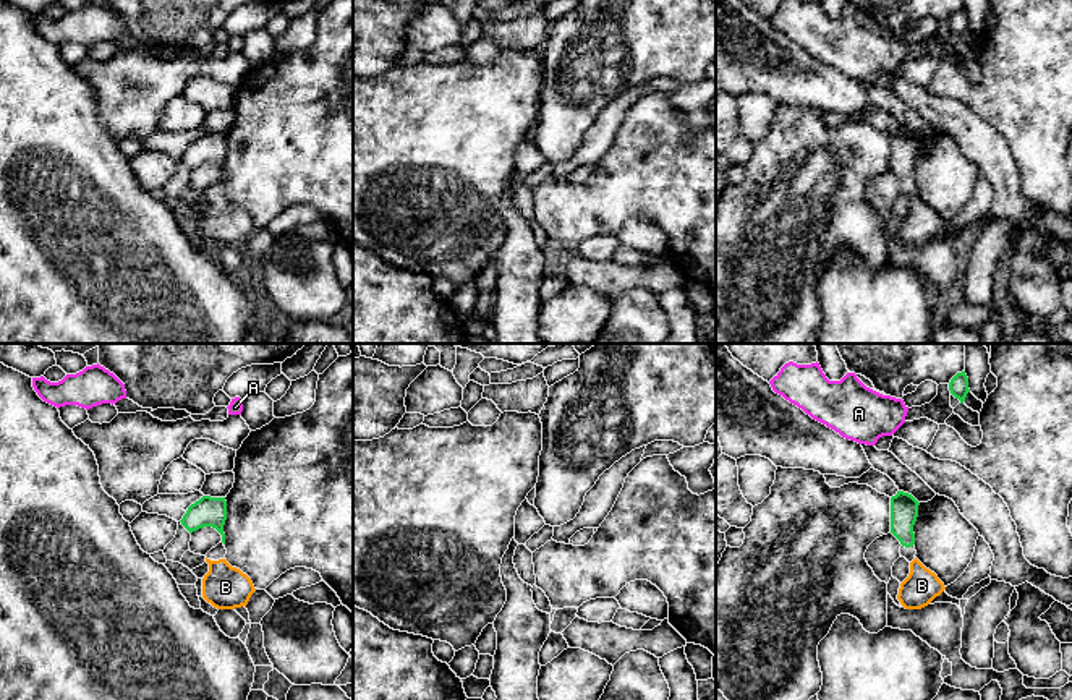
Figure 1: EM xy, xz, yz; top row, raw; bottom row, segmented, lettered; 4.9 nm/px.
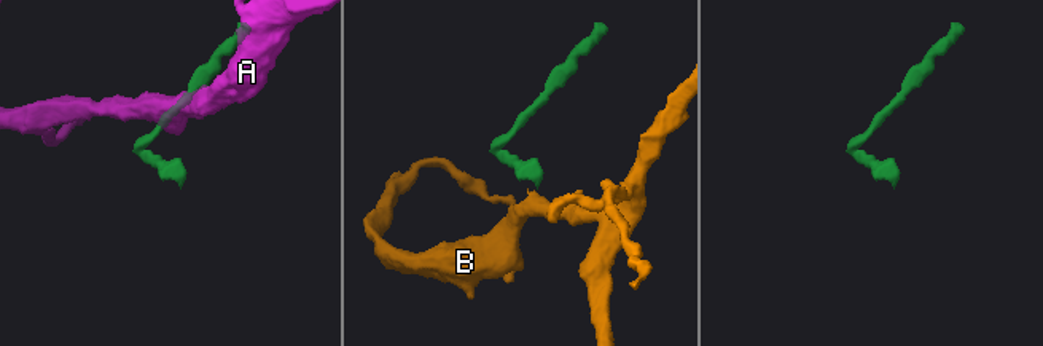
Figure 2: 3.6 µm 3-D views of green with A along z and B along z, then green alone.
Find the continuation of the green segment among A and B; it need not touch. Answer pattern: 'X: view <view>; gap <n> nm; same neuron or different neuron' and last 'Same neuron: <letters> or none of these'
A: view yz; gap 220 nm; different neuron
B: view yz; gap 60 nm; same neuron
Same neuron: B

